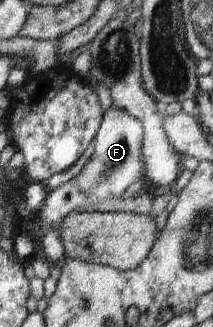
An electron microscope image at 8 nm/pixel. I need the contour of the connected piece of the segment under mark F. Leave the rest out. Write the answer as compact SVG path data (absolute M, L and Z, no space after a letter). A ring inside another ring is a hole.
M112 103L110 108L103 113L98 134L93 140L94 153L75 178L47 193L44 208L35 215L40 221L39 250L50 264L64 261L65 250L62 240L60 240L60 227L66 216L76 211L76 208L88 208L92 204L98 204L98 202L104 202L110 198L118 198L130 184L134 184L144 177L141 155L143 136L142 122L126 112L124 108L118 108Z

